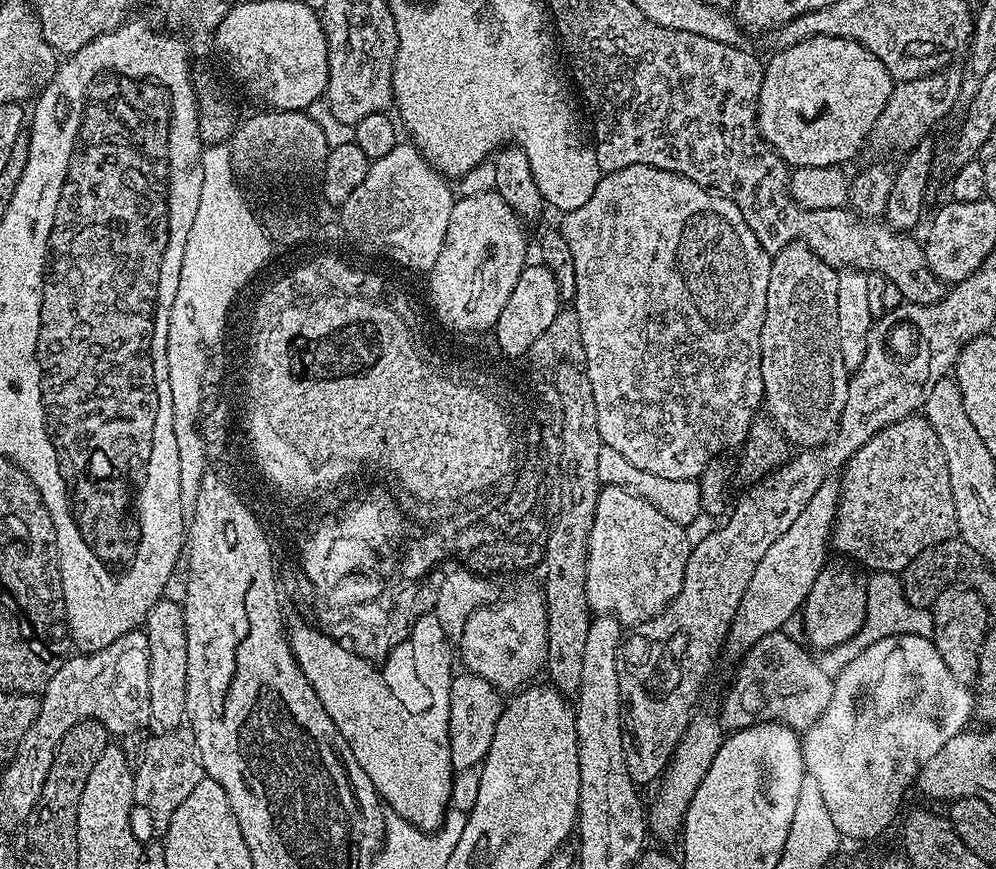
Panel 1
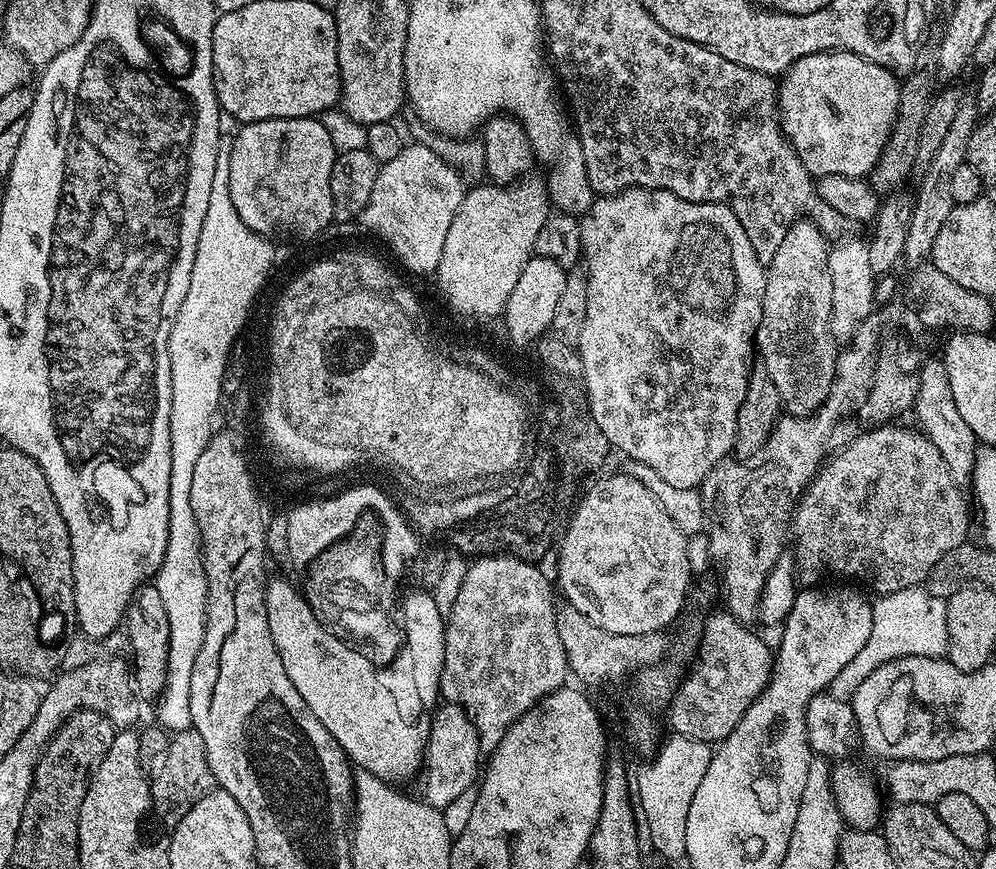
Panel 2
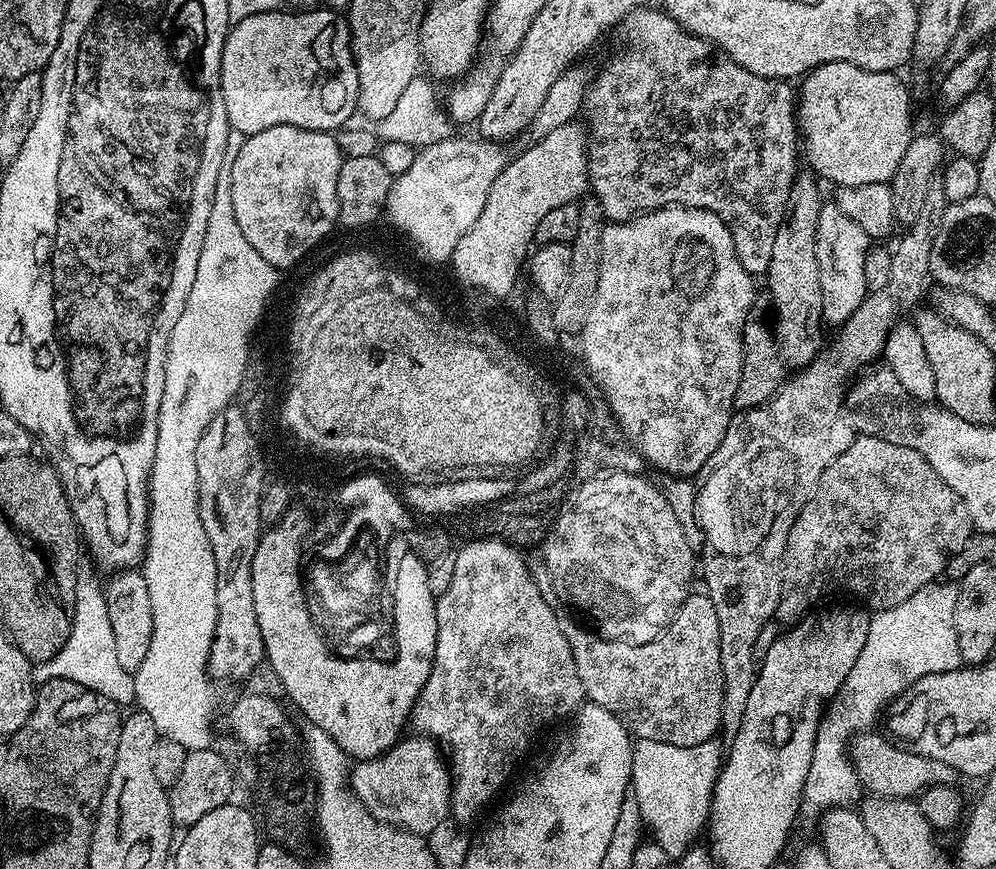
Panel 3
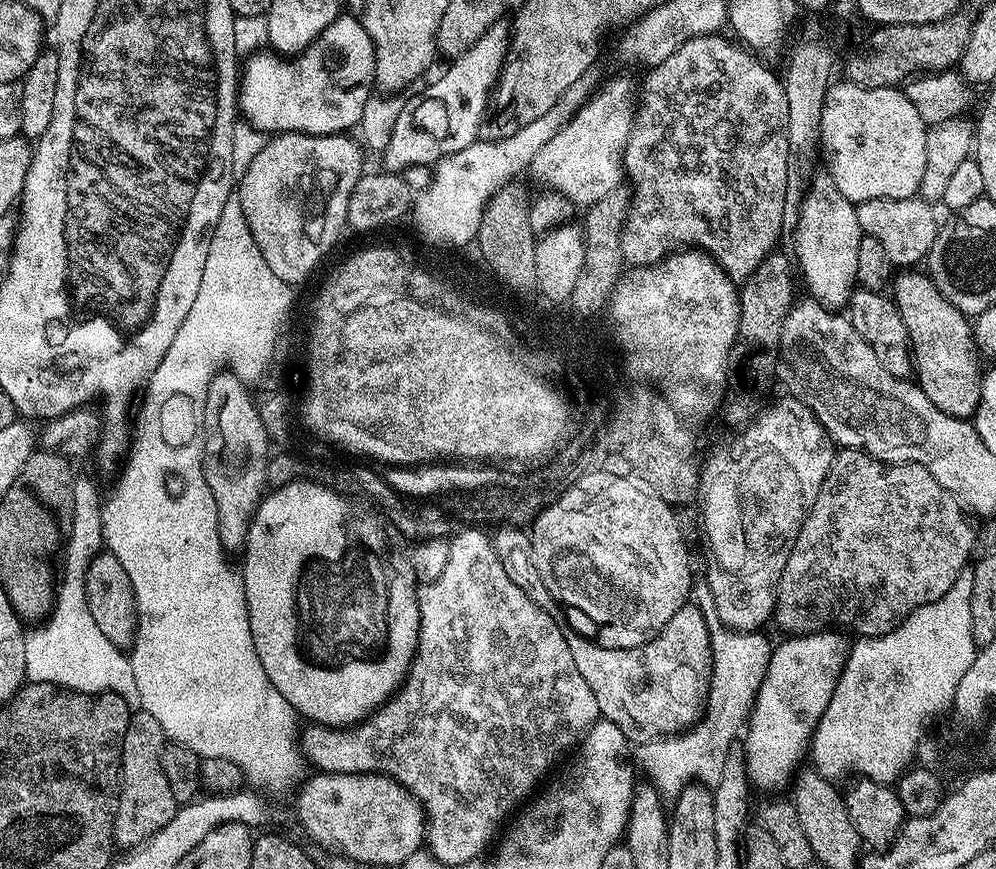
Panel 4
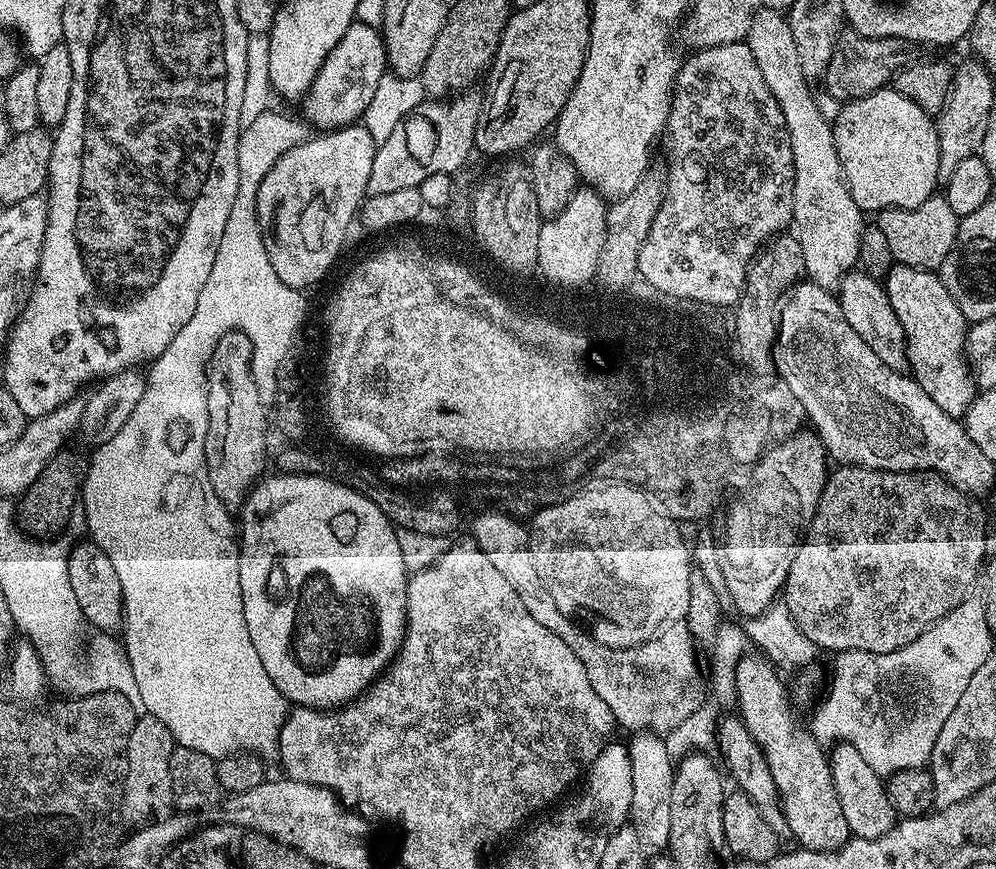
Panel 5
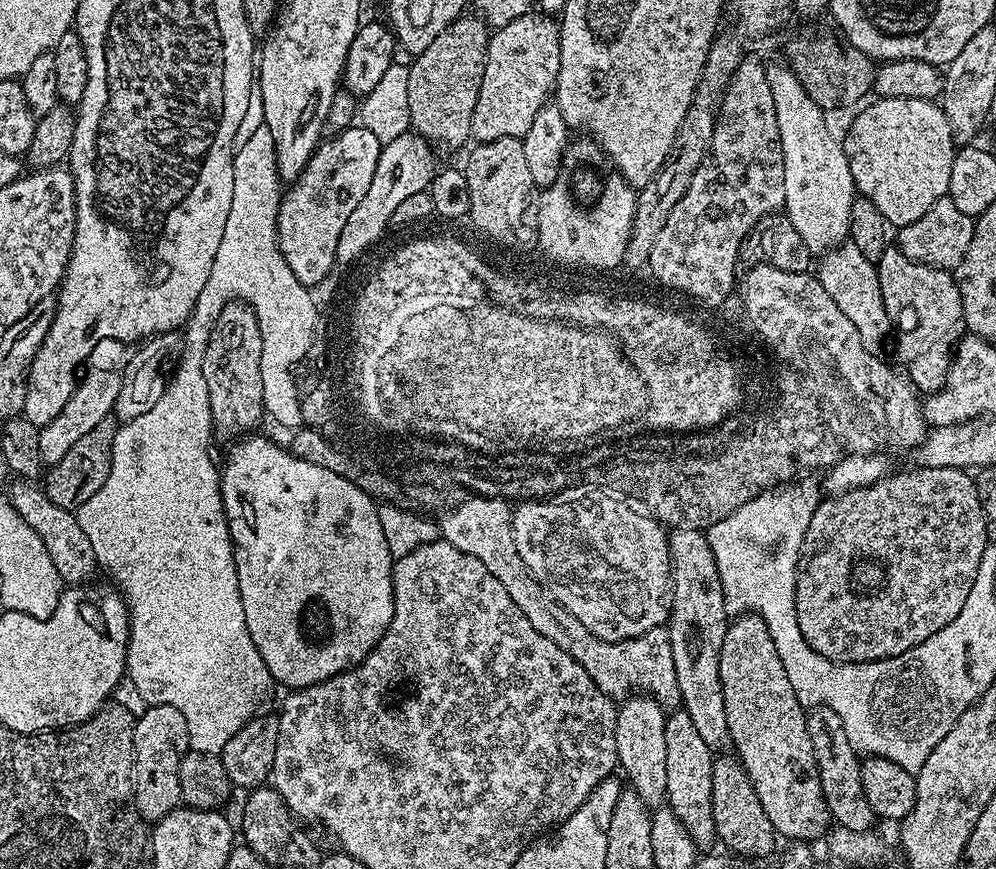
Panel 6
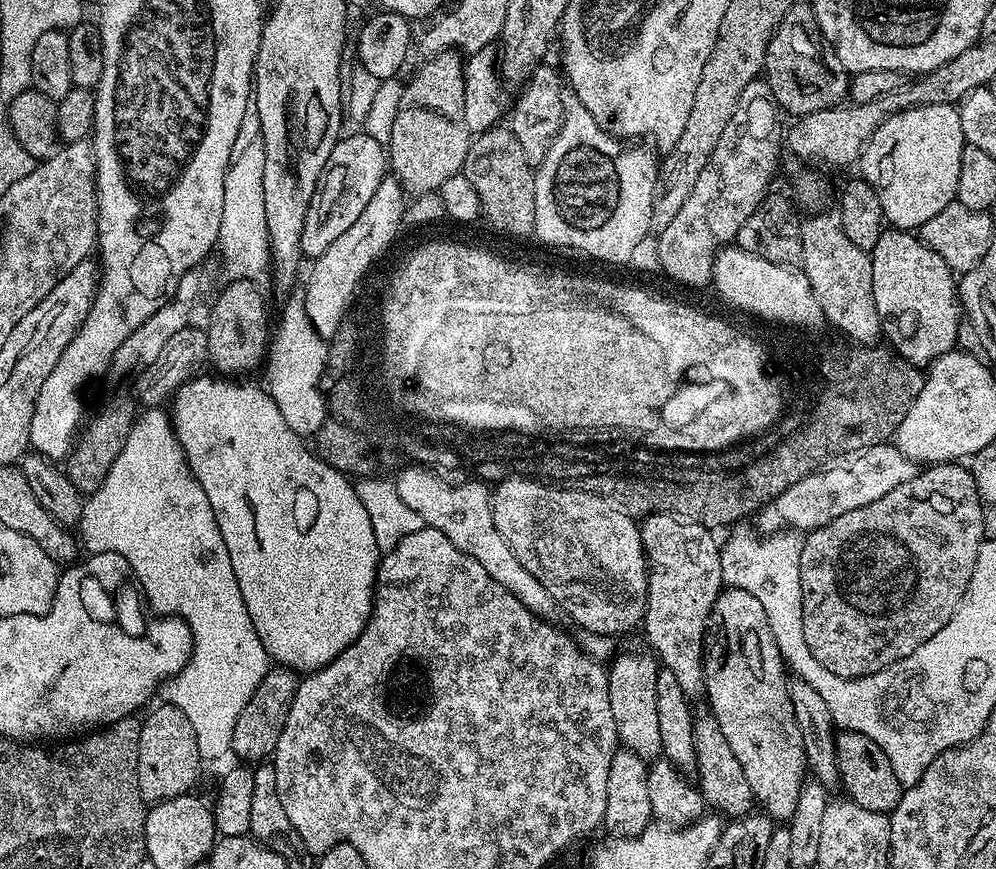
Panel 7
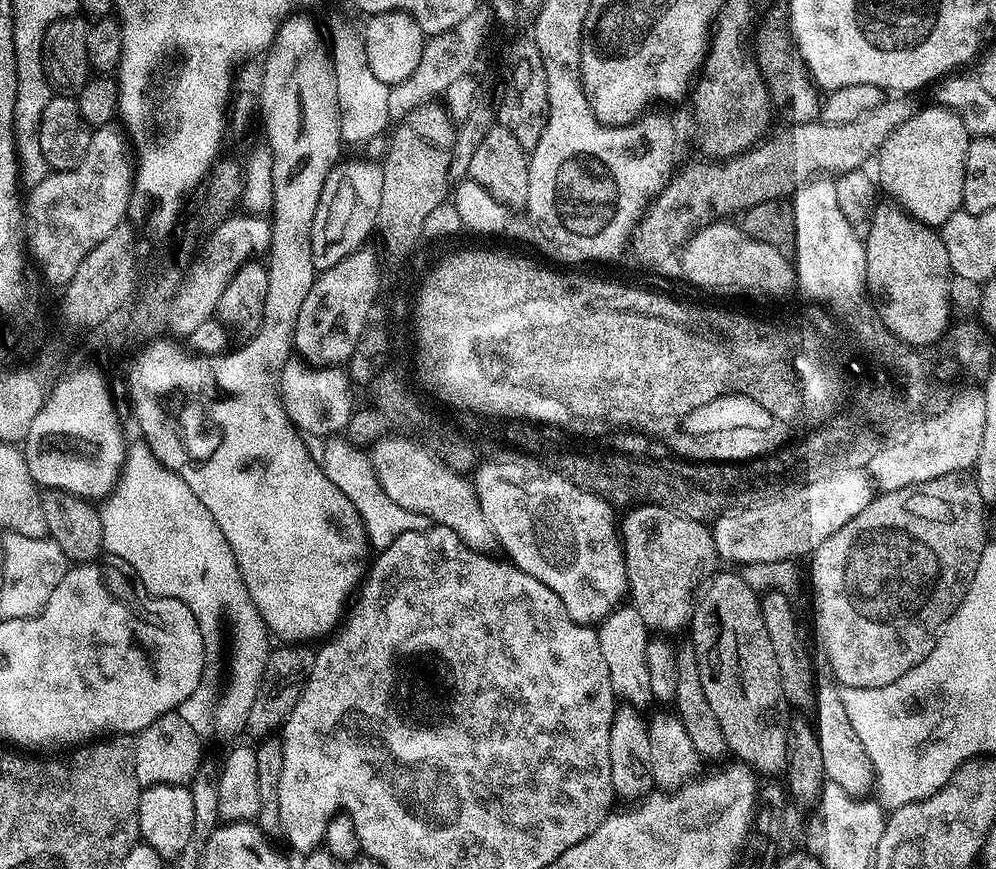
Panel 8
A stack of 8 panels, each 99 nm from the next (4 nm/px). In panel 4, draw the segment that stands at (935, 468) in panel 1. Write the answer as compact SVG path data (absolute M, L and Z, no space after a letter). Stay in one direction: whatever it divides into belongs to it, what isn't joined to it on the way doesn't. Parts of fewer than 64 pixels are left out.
M845 448L837 451L825 481L822 482L818 498L814 499L813 508L809 511L804 525L801 526L800 533L797 534L786 560L785 569L782 570L781 582L777 588L774 623L776 622L784 634L793 636L805 636L807 632L819 632L829 626L839 626L844 630L853 628L854 631L860 632L856 634L861 637L871 638L887 632L890 628L895 628L908 613L946 594L946 590L954 586L954 578L958 578L958 574L969 567L973 559L972 547L975 549L978 544L978 532L975 527L972 529L972 524L968 519L970 516L964 505L950 494L950 490L941 486L938 478L934 478L934 474L926 470L926 466L913 463L887 464L882 460L876 460L861 448Z

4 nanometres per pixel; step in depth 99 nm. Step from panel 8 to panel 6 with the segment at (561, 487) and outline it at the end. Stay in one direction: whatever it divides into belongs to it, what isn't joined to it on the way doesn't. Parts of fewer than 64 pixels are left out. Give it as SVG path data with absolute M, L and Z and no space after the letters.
M612 494L598 495L602 496L582 496L579 500L570 500L562 503L556 502L557 500L525 500L520 512L516 512L512 516L512 537L522 562L528 568L528 571L532 573L532 577L543 586L545 592L553 600L557 600L563 608L570 610L570 614L574 614L574 618L578 618L578 622L582 622L582 626L586 626L586 630L590 630L590 634L615 644L618 640L634 640L650 630L661 627L667 621L670 608L666 601L670 596L672 555L668 553L669 533L666 531L665 525L649 516L647 512L639 507L633 506L627 499L617 498Z

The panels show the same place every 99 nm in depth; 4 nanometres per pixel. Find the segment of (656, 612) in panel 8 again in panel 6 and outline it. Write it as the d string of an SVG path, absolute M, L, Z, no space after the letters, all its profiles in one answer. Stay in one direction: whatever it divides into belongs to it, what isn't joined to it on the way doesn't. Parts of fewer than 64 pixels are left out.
M699 528L671 529L668 553L672 555L672 579L666 627L670 634L670 650L674 653L674 671L678 674L682 711L694 718L694 727L706 741L706 746L710 746L713 753L720 754L730 744L720 681L720 651L730 614L726 610L718 566L707 535Z

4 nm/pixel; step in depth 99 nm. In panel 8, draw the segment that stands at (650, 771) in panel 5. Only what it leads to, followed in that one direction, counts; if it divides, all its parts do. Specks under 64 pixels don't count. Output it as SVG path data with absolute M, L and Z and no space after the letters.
M631 606L615 608L605 620L601 620L596 633L598 642L602 646L602 659L606 661L606 670L610 670L610 686L616 691L617 697L625 705L637 710L644 710L647 704L653 703L650 690L650 673L646 671L646 646L650 639L650 629L642 622L642 614Z

